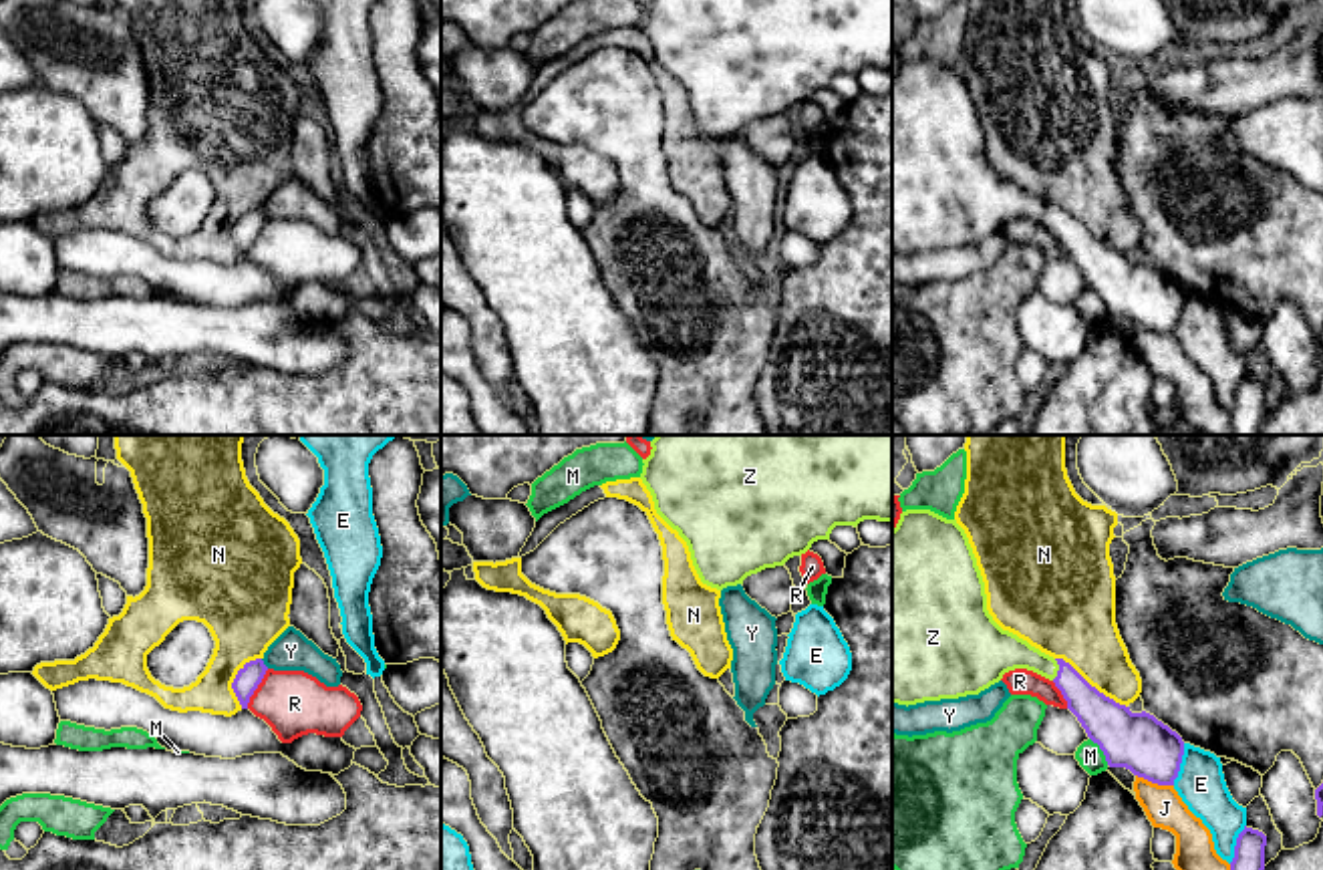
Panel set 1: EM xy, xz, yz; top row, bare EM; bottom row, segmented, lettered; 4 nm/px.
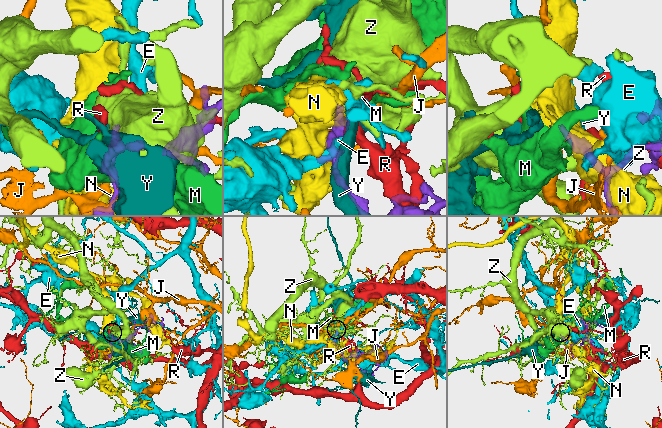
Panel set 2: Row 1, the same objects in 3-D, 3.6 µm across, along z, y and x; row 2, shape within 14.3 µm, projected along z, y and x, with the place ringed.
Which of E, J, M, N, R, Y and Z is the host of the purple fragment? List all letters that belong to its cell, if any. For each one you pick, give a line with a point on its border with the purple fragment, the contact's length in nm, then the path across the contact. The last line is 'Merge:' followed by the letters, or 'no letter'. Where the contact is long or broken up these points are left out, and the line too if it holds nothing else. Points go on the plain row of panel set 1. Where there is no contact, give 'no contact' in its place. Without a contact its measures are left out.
Z: contact yz (1060, 218); length 90 nm; way yz (1100, 264), (1060, 218), (1001, 200)
Merge: Z

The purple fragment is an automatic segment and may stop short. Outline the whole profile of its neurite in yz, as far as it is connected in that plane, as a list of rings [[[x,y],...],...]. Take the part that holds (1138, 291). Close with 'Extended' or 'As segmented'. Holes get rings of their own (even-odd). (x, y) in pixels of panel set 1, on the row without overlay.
[[[930,58],[902,60],[892,79],[892,252],[908,256],[979,244],[1015,218],[1033,220],[1055,232],[1110,316],[1126,316],[1152,332],[1174,334],[1184,304],[1182,286],[1154,264],[1132,262],[1130,256],[1106,246],[1063,207],[1053,207],[1003,179],[987,159],[985,131],[957,68]]]. Extended

